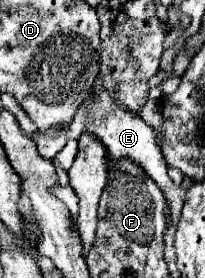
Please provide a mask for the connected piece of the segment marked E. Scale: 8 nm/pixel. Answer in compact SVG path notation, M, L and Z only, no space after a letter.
M104 87L98 93L90 93L86 103L88 103L88 107L80 107L74 121L70 121L62 129L54 127L54 129L48 129L48 131L36 131L34 133L34 143L36 143L36 149L38 149L40 157L52 159L66 145L68 139L78 139L82 133L92 133L108 147L108 153L114 161L126 159L126 161L138 165L158 185L158 189L162 191L162 195L166 197L166 201L170 205L170 225L176 225L178 219L180 219L180 207L184 205L184 199L186 199L186 189L174 187L172 179L168 177L168 165L166 165L166 161L162 157L162 151L156 143L154 131L144 123L142 117L134 115L124 105L118 105L114 101L112 93Z

